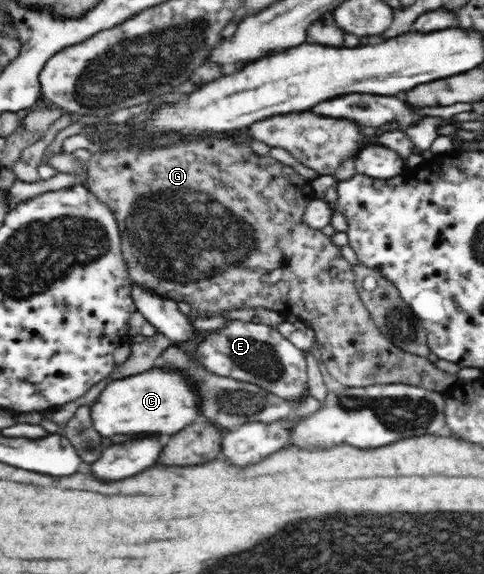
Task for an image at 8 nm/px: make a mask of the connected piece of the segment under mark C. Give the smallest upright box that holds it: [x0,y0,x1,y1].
[92,367,200,436]

